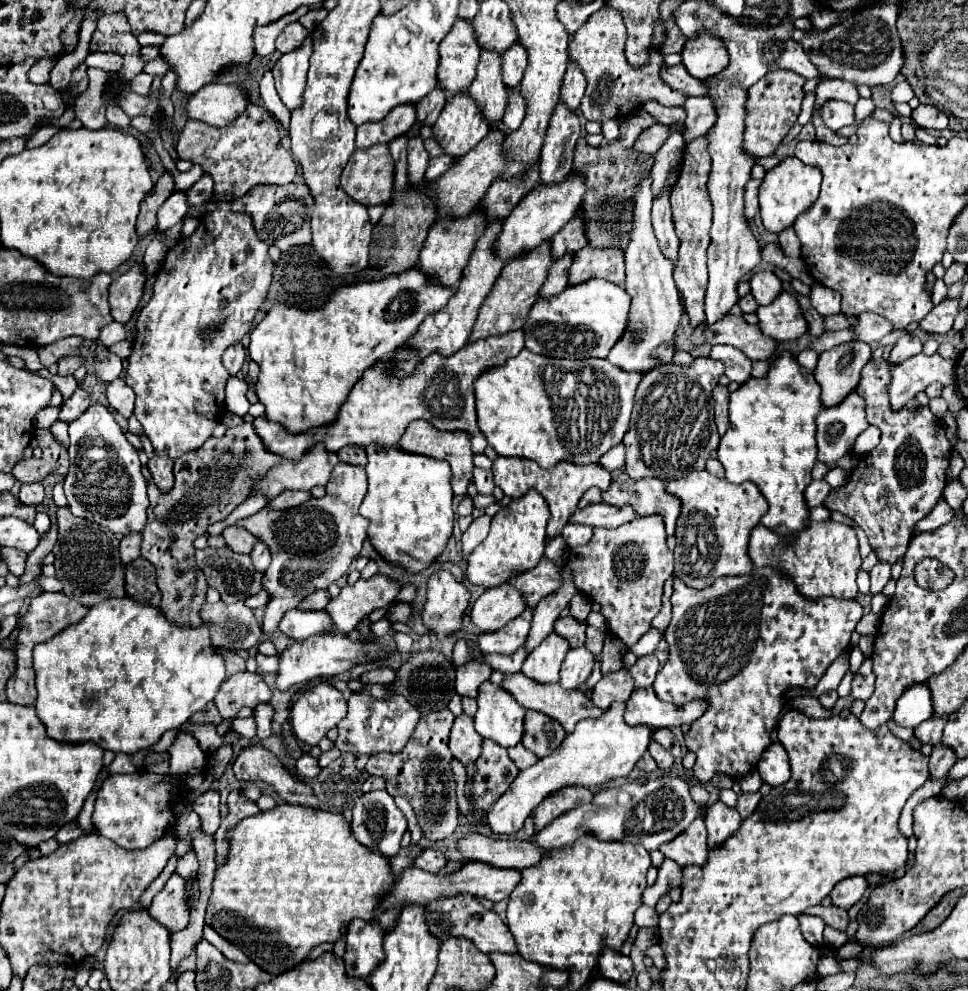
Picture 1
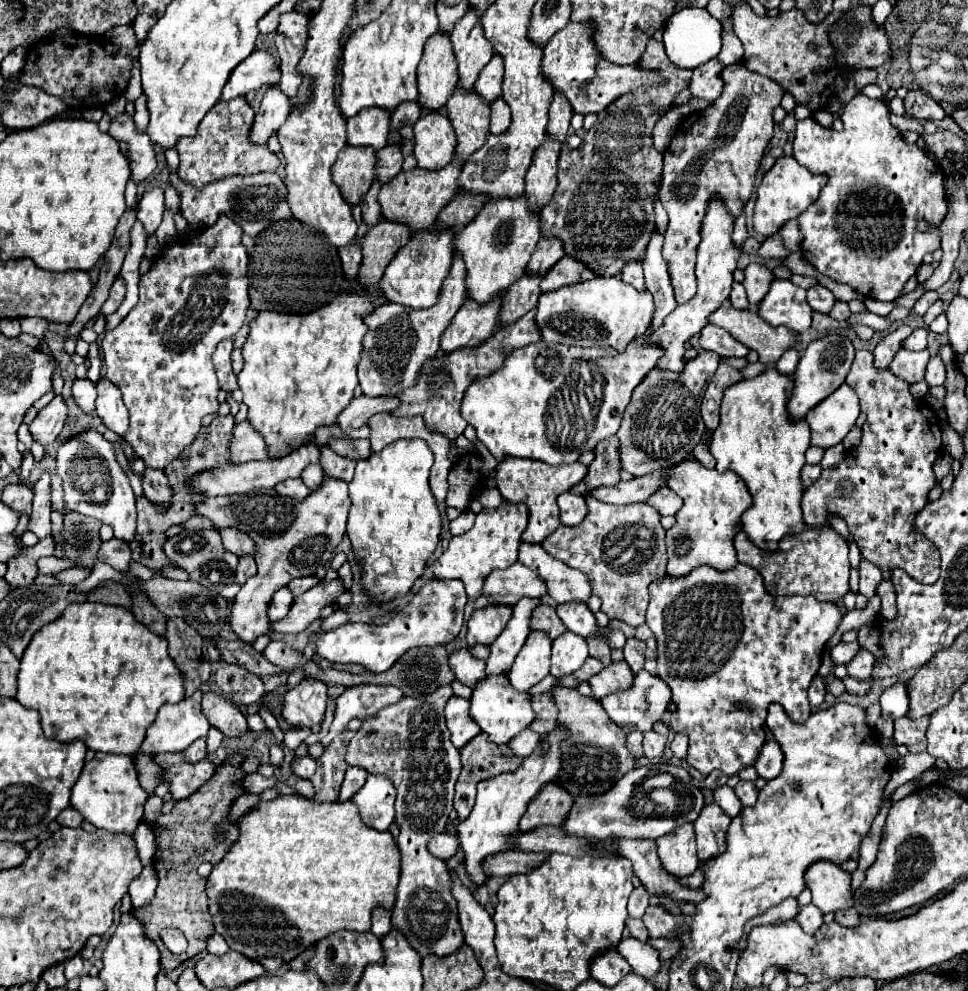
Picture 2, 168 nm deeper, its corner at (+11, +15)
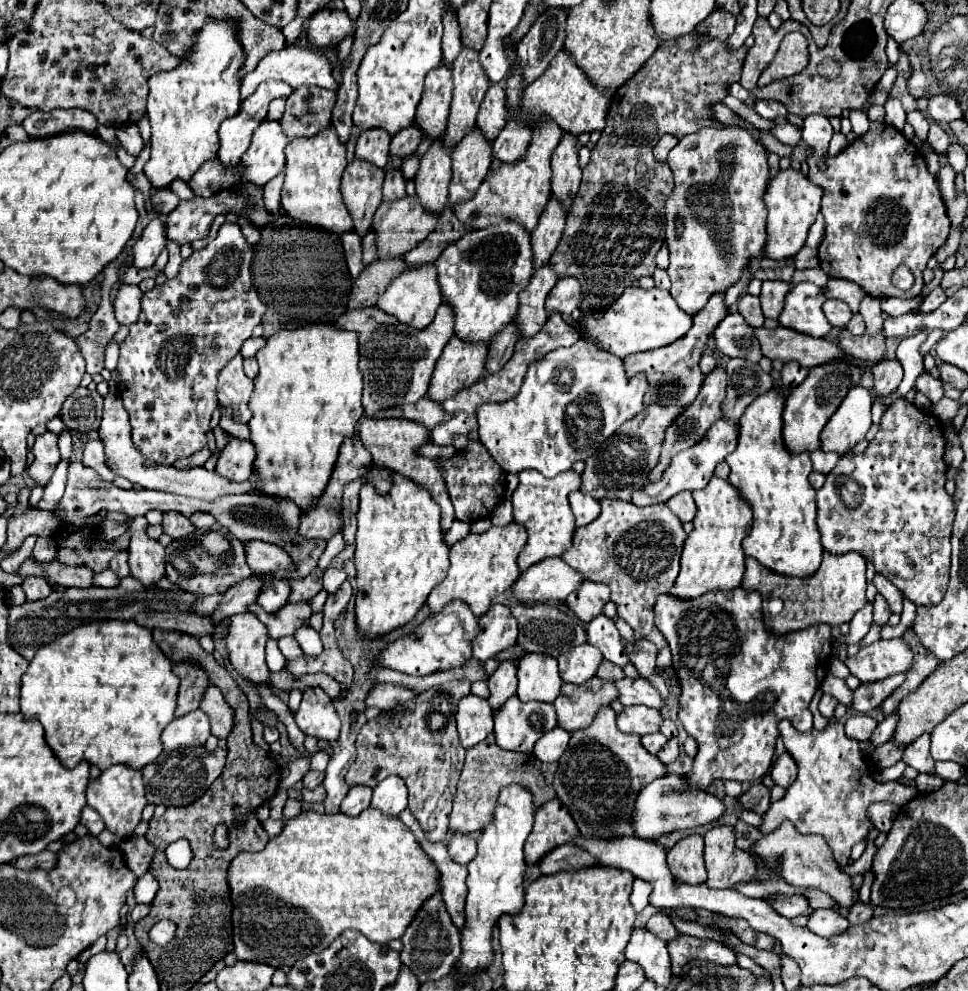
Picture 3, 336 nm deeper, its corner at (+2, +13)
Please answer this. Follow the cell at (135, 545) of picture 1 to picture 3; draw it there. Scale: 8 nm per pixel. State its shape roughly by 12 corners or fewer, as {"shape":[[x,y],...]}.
{"shape":[[120,553],[112,559],[110,569],[118,577],[128,577],[128,553]]}

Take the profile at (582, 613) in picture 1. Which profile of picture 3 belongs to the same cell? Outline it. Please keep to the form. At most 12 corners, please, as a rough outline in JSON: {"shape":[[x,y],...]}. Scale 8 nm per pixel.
{"shape":[[612,619],[588,623],[588,643],[604,659],[624,667],[628,653]]}

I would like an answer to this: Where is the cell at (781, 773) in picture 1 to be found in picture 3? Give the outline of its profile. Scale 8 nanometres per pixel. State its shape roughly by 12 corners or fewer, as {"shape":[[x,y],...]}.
{"shape":[[782,753],[770,775],[786,789],[798,775],[798,765]]}

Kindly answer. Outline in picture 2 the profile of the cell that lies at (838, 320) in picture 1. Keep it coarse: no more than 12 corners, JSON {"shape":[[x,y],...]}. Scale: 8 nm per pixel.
{"shape":[[835,301],[829,317],[845,321],[851,315],[849,305]]}

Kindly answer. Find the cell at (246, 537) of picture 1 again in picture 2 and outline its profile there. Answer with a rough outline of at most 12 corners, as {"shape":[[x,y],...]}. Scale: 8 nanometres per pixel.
{"shape":[[237,527],[219,529],[223,547],[235,555],[255,553],[251,537]]}

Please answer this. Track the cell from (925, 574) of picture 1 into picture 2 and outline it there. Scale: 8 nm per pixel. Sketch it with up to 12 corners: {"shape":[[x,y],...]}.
{"shape":[[857,351],[861,443],[803,493],[861,555],[939,579],[913,533],[935,485],[935,411]]}

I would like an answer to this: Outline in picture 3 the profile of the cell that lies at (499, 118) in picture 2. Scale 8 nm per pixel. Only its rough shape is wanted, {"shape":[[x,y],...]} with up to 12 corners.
{"shape":[[508,119],[492,155],[516,163],[526,155],[532,131]]}

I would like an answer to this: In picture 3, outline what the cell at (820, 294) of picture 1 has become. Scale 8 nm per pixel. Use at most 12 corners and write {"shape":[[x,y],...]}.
{"shape":[[826,299],[824,315],[842,329],[852,317],[844,301]]}

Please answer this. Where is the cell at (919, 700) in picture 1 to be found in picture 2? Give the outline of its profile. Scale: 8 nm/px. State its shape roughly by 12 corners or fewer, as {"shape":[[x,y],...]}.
{"shape":[[907,683],[883,691],[883,717],[899,719],[909,711]]}

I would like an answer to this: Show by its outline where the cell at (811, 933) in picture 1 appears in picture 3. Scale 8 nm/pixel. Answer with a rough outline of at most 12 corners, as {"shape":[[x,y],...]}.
{"shape":[[838,909],[812,911],[808,929],[820,937],[840,935],[850,927]]}

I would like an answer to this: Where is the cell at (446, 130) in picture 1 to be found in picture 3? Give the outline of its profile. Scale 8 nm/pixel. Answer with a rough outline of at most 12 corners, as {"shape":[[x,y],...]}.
{"shape":[[434,141],[420,159],[416,195],[430,213],[448,203],[450,151]]}

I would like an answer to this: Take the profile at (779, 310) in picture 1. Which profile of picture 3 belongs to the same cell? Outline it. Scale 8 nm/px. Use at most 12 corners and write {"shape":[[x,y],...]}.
{"shape":[[798,283],[786,295],[780,325],[826,337],[824,291]]}

